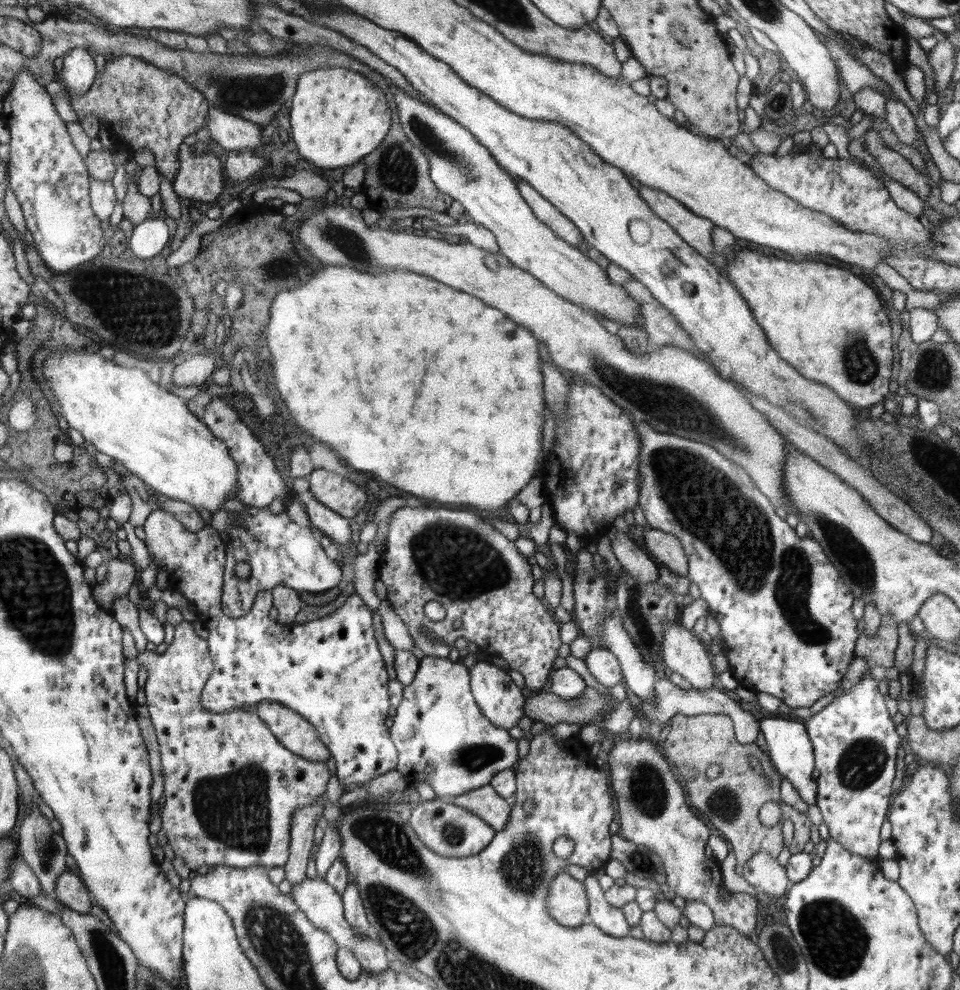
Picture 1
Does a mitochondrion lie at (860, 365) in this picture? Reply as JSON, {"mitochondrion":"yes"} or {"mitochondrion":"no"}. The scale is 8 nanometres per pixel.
{"mitochondrion":"yes"}

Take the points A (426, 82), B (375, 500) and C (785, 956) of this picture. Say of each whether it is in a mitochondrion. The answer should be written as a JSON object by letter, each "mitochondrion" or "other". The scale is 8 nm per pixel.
{"A":"other","B":"other","C":"mitochondrion"}

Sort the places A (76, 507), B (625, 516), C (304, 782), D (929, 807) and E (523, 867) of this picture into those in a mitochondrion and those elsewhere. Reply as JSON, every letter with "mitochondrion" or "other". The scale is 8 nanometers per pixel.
{"A":"other","B":"other","C":"other","D":"other","E":"mitochondrion"}

